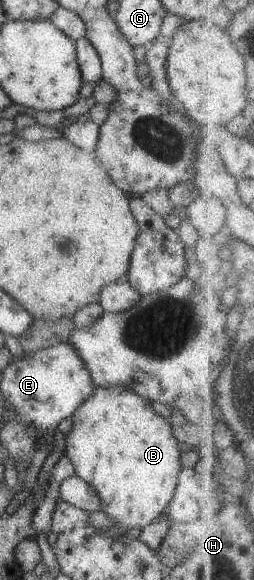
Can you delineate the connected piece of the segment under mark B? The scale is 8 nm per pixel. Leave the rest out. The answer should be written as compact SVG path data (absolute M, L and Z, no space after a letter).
M95 387L94 393L72 415L72 430L65 437L63 455L72 462L75 476L96 491L100 497L100 511L111 518L113 527L129 527L130 533L134 534L167 513L178 485L178 475L183 469L180 457L184 441L178 420L161 417L154 411L152 403L130 389Z

